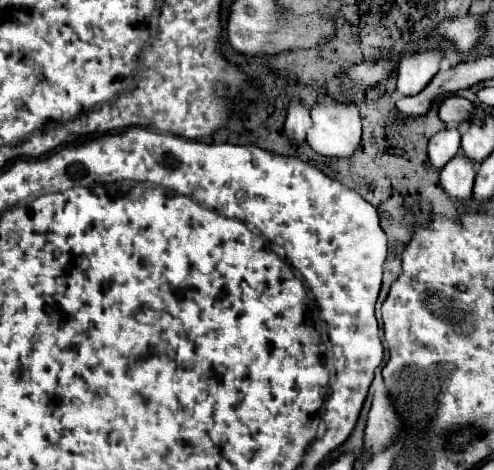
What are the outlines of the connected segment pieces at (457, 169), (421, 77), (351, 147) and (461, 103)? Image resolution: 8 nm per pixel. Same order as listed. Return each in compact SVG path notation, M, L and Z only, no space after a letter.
M457 153L453 157L453 161L449 161L443 169L441 169L441 185L443 189L457 201L469 199L471 191L473 191L473 181L477 175L477 165L471 163L469 157L465 157L463 153Z
M441 49L401 53L397 65L397 91L403 95L417 95L439 71L443 55Z
M317 101L307 143L327 157L351 157L361 141L361 115L355 103Z
M449 95L441 101L439 105L439 119L445 121L447 125L461 125L473 117L473 105L471 101L459 97L459 95Z

